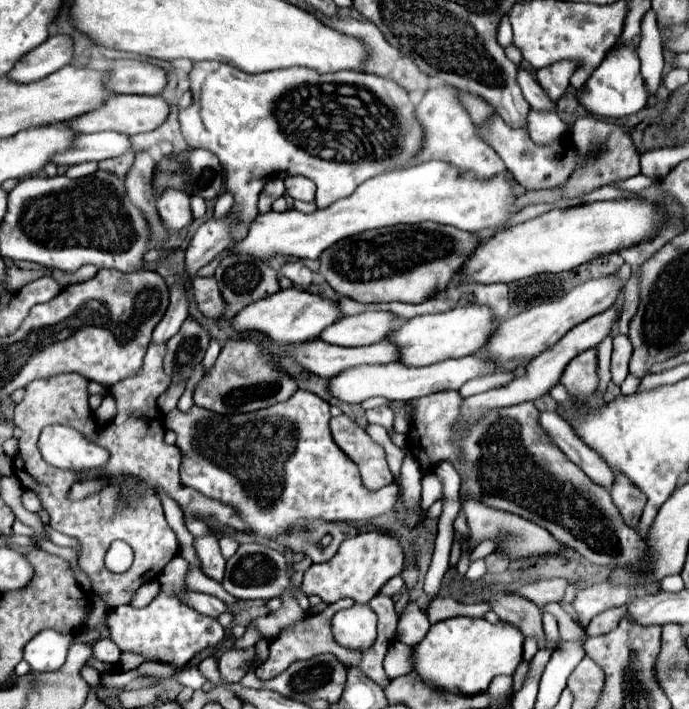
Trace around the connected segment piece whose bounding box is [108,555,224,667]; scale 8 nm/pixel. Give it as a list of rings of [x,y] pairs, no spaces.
[[[176,555],[162,571],[160,583],[162,589],[154,601],[142,609],[134,609],[130,605],[122,605],[110,611],[108,627],[110,639],[120,647],[120,651],[138,653],[150,657],[152,661],[172,663],[172,665],[186,665],[198,651],[206,647],[214,647],[224,639],[224,627],[214,619],[196,613],[194,609],[186,607],[180,599],[174,597],[176,589],[184,587],[184,575],[188,571],[188,561]]]

